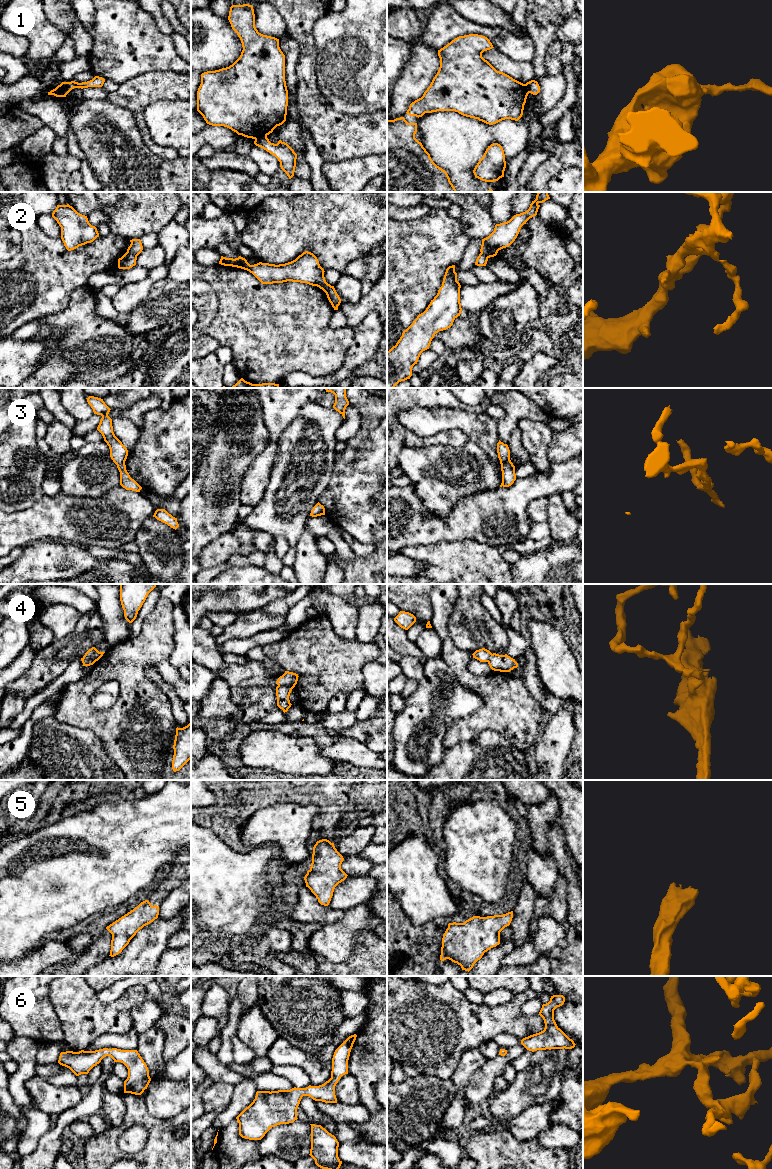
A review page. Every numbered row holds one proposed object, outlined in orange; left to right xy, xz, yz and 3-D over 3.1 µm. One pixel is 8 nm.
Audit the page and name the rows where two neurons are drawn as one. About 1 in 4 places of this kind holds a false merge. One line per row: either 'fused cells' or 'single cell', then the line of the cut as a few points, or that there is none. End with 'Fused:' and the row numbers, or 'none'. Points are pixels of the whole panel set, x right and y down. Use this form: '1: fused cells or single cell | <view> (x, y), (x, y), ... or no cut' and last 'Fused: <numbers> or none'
1: fused cells | xz (266, 135), (255, 139)
2: fused cells | xy (127, 250), (136, 257)
3: single cell | no cut
4: fused cells | xz (278, 685), (284, 685), (291, 689)
5: single cell | no cut
6: single cell | no cut
Fused: 1, 2, 4

